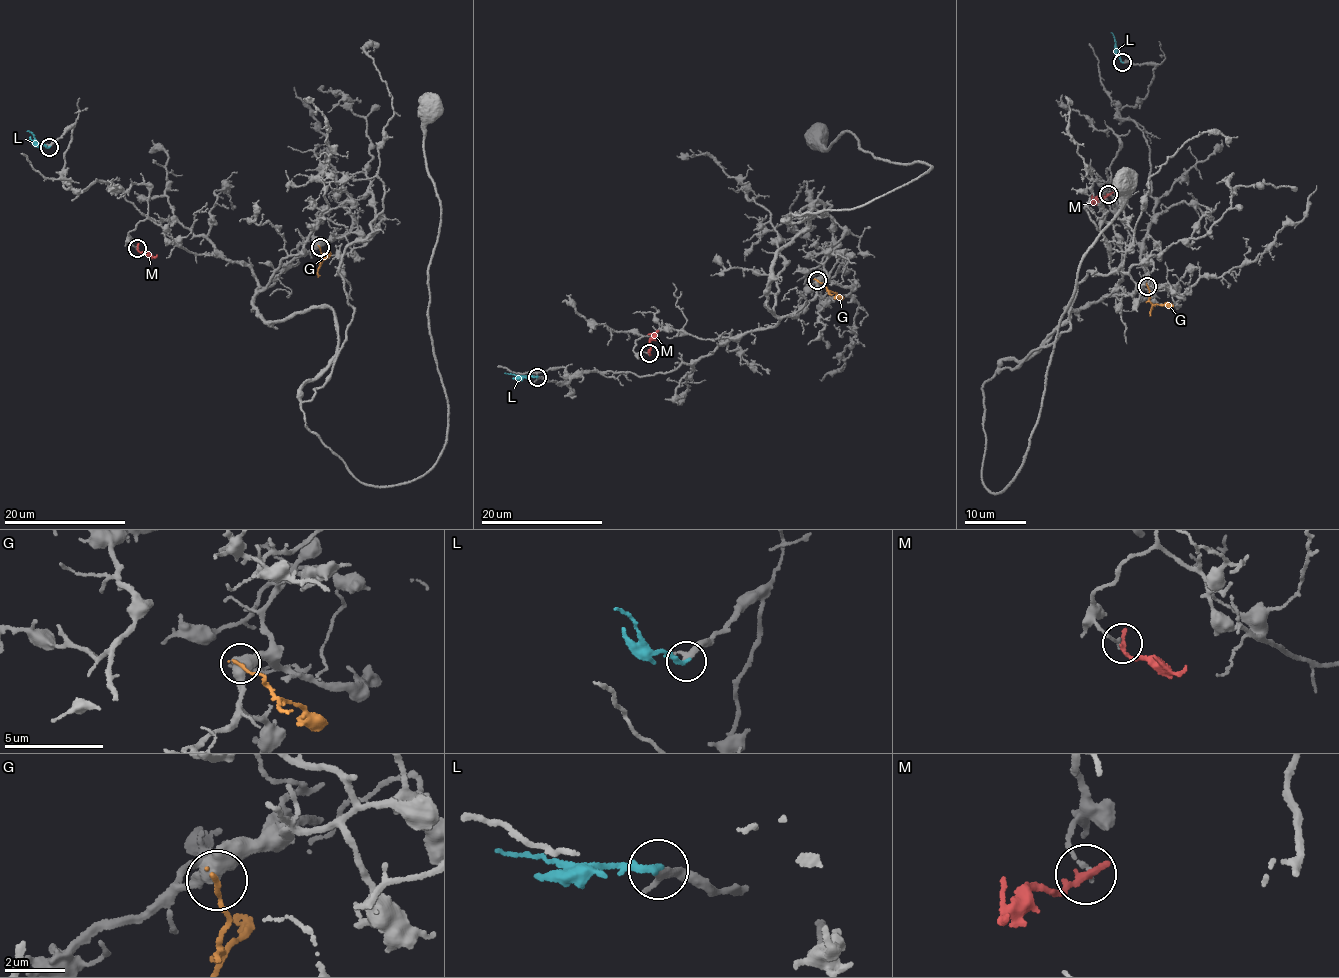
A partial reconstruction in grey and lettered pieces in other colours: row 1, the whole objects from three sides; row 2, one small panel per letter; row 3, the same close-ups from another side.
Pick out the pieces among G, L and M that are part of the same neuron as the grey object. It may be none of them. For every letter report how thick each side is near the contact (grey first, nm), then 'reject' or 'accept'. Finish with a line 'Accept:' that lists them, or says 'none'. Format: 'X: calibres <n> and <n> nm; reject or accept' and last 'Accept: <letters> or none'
G: calibres 500 and 160 nm; reject
L: calibres 260 and 220 nm; accept
M: calibres 150 and 280 nm; reject
Accept: L

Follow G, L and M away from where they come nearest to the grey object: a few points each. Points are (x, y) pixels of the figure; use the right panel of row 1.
G: (1147, 286), (1149, 301), (1153, 304), (1173, 305)
L: (1123, 63), (1111, 33)
M: (1108, 194), (1094, 199), (1092, 204)

